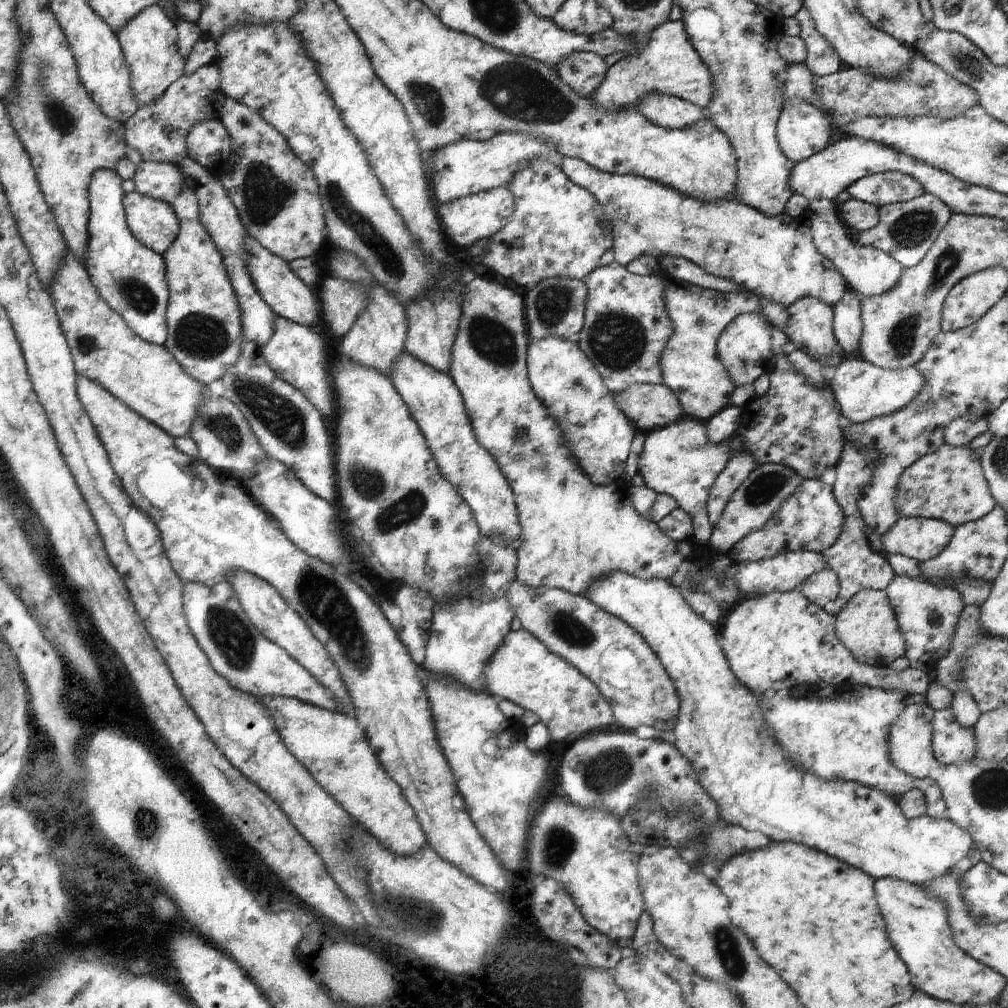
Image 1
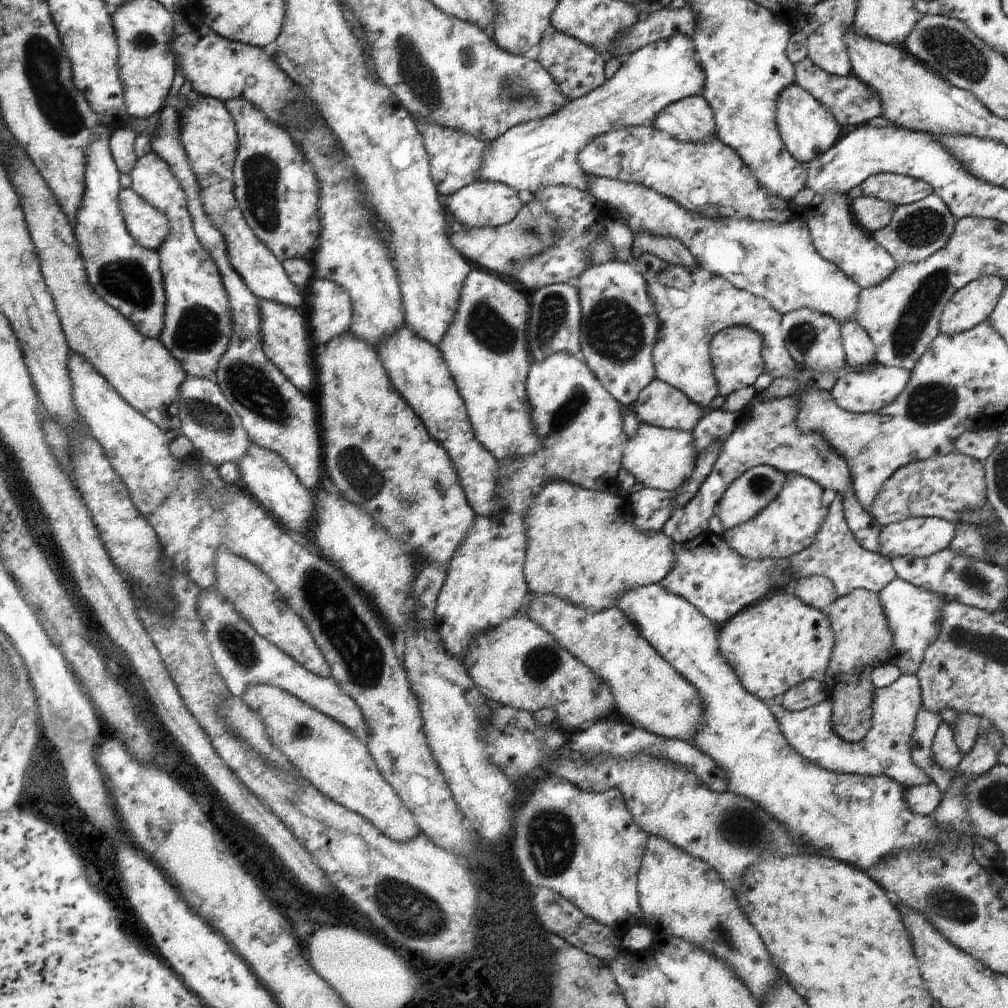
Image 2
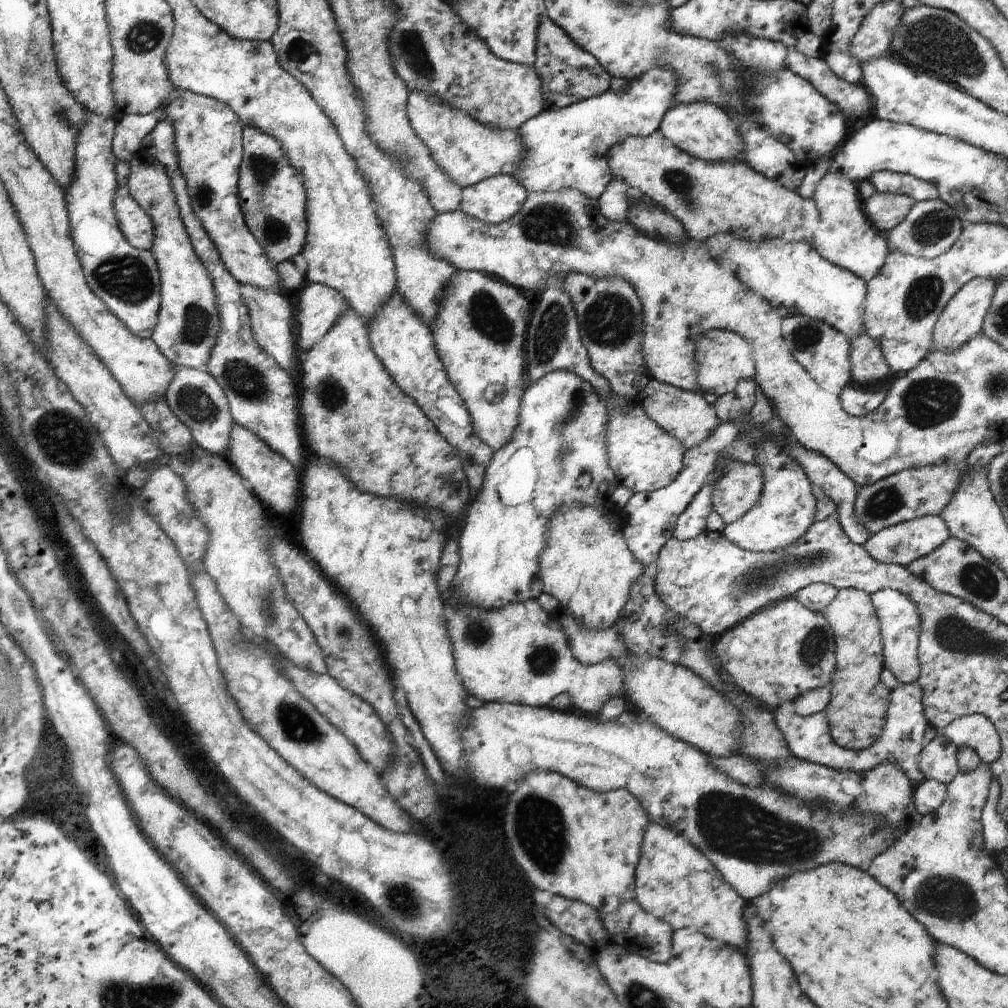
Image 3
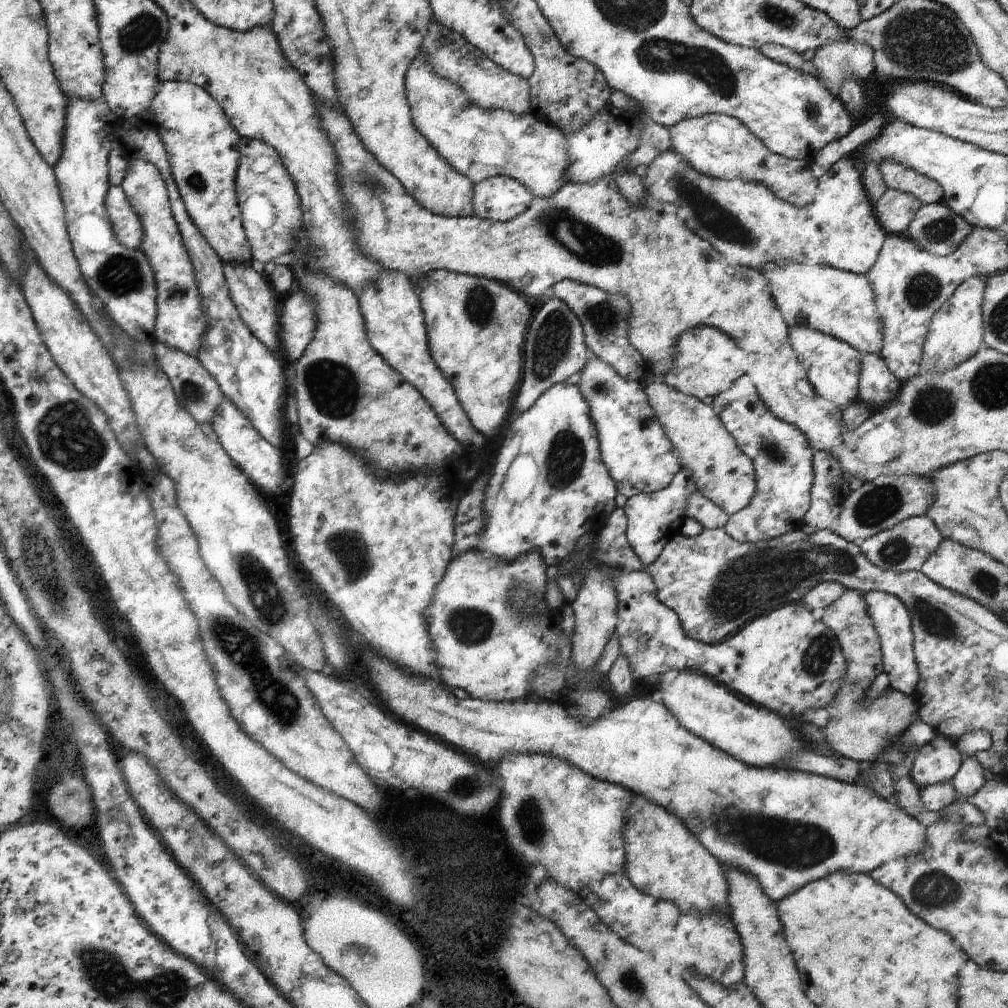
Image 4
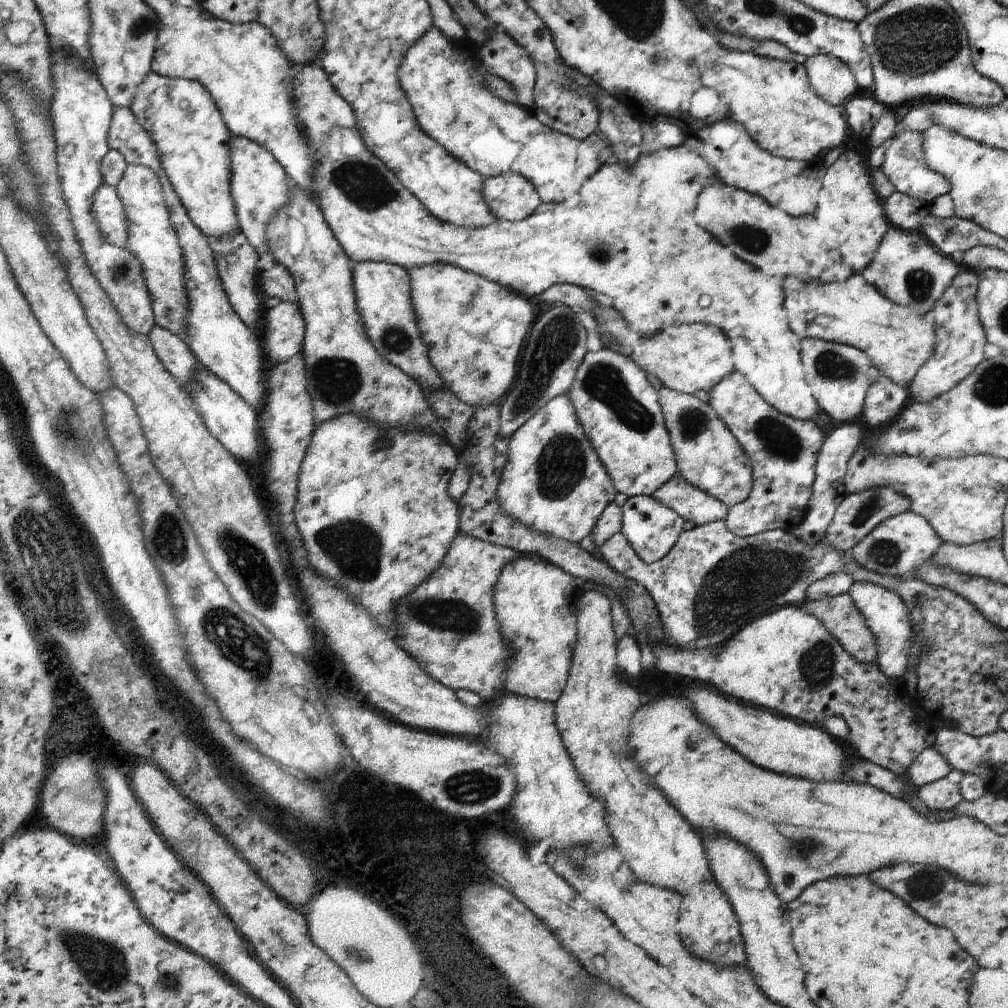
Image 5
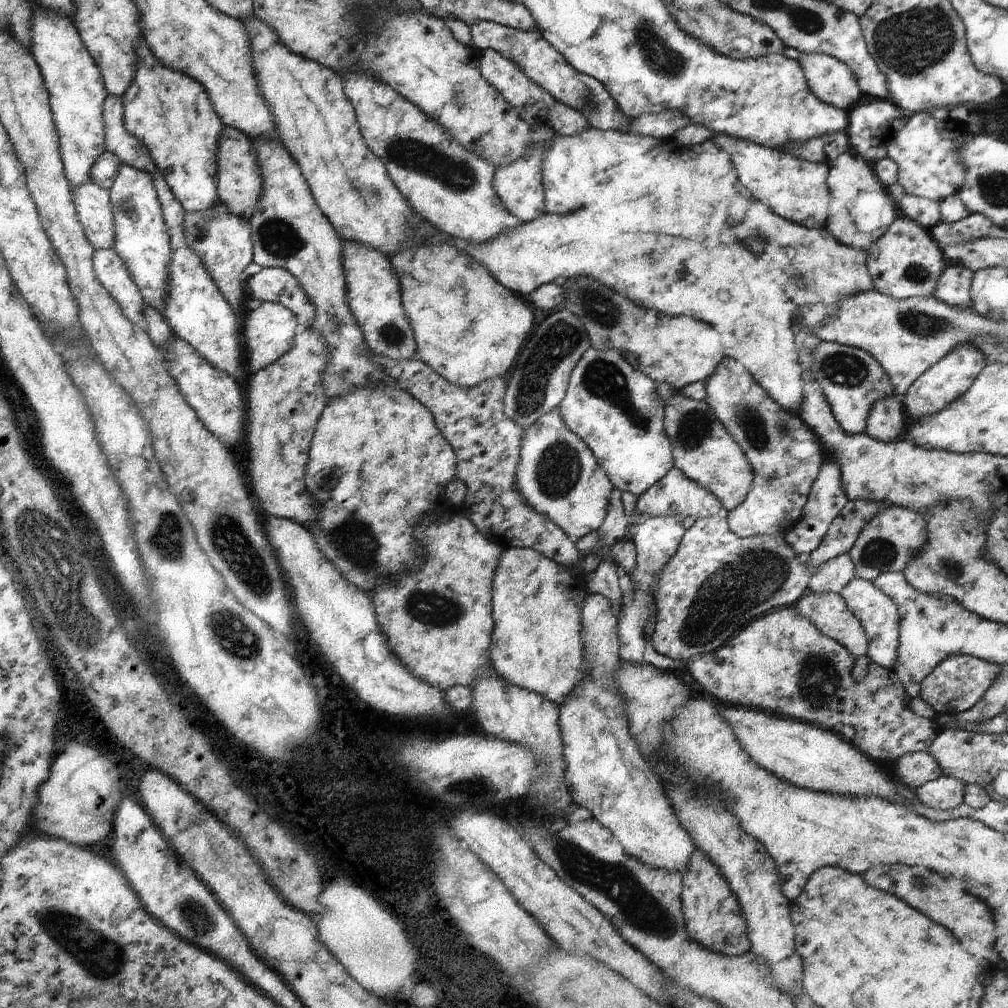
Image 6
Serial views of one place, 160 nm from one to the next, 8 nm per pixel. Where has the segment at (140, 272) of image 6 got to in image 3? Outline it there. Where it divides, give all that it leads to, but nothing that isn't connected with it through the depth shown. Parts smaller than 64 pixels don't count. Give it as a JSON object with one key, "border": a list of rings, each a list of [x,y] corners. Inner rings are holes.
{"border":[[[133,156],[128,163],[127,190],[130,197],[150,216],[153,225],[153,236],[149,252],[156,262],[158,279],[160,286],[159,310],[154,332],[151,333],[151,340],[159,349],[159,352],[175,366],[182,366],[197,370],[206,371],[208,353],[219,332],[220,320],[215,308],[215,295],[211,286],[207,271],[203,268],[198,258],[195,256],[189,242],[185,227],[181,222],[178,206],[170,182],[165,174],[163,165],[155,159],[141,160]]]}

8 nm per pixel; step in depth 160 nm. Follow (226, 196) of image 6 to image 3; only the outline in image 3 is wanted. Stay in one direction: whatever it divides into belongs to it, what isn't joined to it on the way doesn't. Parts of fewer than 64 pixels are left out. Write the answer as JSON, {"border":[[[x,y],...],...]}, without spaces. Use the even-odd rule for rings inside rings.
{"border":[[[242,126],[242,159],[237,169],[236,197],[245,226],[271,264],[299,254],[306,237],[303,179],[289,164],[276,138],[255,127]]]}

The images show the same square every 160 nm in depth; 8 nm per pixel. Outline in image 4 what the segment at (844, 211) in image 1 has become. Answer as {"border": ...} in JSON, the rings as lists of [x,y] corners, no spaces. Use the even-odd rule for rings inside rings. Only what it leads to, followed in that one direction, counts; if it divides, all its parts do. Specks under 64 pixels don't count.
{"border":[[[888,188],[872,202],[872,209],[886,233],[903,235],[919,205],[911,194]]]}

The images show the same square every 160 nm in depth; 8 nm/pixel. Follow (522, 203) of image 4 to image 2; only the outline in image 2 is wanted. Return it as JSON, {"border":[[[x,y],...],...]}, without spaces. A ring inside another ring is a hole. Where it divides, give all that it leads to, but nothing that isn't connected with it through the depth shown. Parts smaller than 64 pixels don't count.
{"border":[[[477,182],[465,185],[447,196],[444,210],[446,214],[455,218],[463,228],[487,228],[507,224],[521,208],[518,192],[506,184],[498,182]]]}

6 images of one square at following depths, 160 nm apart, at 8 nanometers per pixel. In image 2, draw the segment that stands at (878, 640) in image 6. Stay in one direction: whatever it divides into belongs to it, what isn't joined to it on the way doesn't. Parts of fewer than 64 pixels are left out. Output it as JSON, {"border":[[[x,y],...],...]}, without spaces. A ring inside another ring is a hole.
{"border":[[[895,577],[878,592],[878,599],[891,633],[891,648],[886,656],[886,663],[898,668],[901,675],[914,675],[921,664],[924,648],[938,633],[940,606],[948,598]]]}

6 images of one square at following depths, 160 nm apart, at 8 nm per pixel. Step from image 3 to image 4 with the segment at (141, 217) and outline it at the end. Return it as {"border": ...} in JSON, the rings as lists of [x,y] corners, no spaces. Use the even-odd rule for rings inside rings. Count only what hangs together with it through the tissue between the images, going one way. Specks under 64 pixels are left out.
{"border":[[[110,185],[104,205],[115,240],[128,249],[137,249],[143,234],[141,222],[120,186]]]}

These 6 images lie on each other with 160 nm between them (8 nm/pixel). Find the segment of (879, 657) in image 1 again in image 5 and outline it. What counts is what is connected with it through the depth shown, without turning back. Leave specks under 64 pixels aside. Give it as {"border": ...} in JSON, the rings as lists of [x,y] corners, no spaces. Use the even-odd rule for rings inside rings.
{"border":[[[849,594],[838,595],[831,598],[823,598],[819,601],[806,601],[801,604],[802,610],[810,616],[815,616],[835,641],[855,660],[861,664],[876,664],[877,650],[873,634],[865,625],[863,616],[859,614]]]}

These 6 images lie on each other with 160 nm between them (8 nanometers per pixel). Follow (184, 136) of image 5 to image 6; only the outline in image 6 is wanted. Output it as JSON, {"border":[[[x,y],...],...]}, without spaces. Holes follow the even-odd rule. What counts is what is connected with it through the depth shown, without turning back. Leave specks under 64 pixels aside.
{"border":[[[139,38],[139,43],[135,46],[134,50],[134,73],[132,74],[132,81],[129,86],[123,91],[120,96],[123,108],[122,108],[122,119],[123,126],[127,132],[130,132],[133,136],[136,136],[145,148],[148,148],[149,156],[152,158],[154,165],[162,174],[163,179],[167,183],[167,186],[171,189],[173,196],[177,199],[179,204],[183,207],[184,211],[200,211],[216,203],[219,203],[216,197],[216,141],[222,127],[222,122],[217,116],[217,113],[213,110],[211,106],[211,101],[209,100],[208,94],[204,91],[204,88],[192,78],[189,78],[186,74],[180,73],[179,71],[171,70],[166,66],[163,66],[155,57],[154,54],[149,50],[149,47],[143,42],[142,38]]]}

